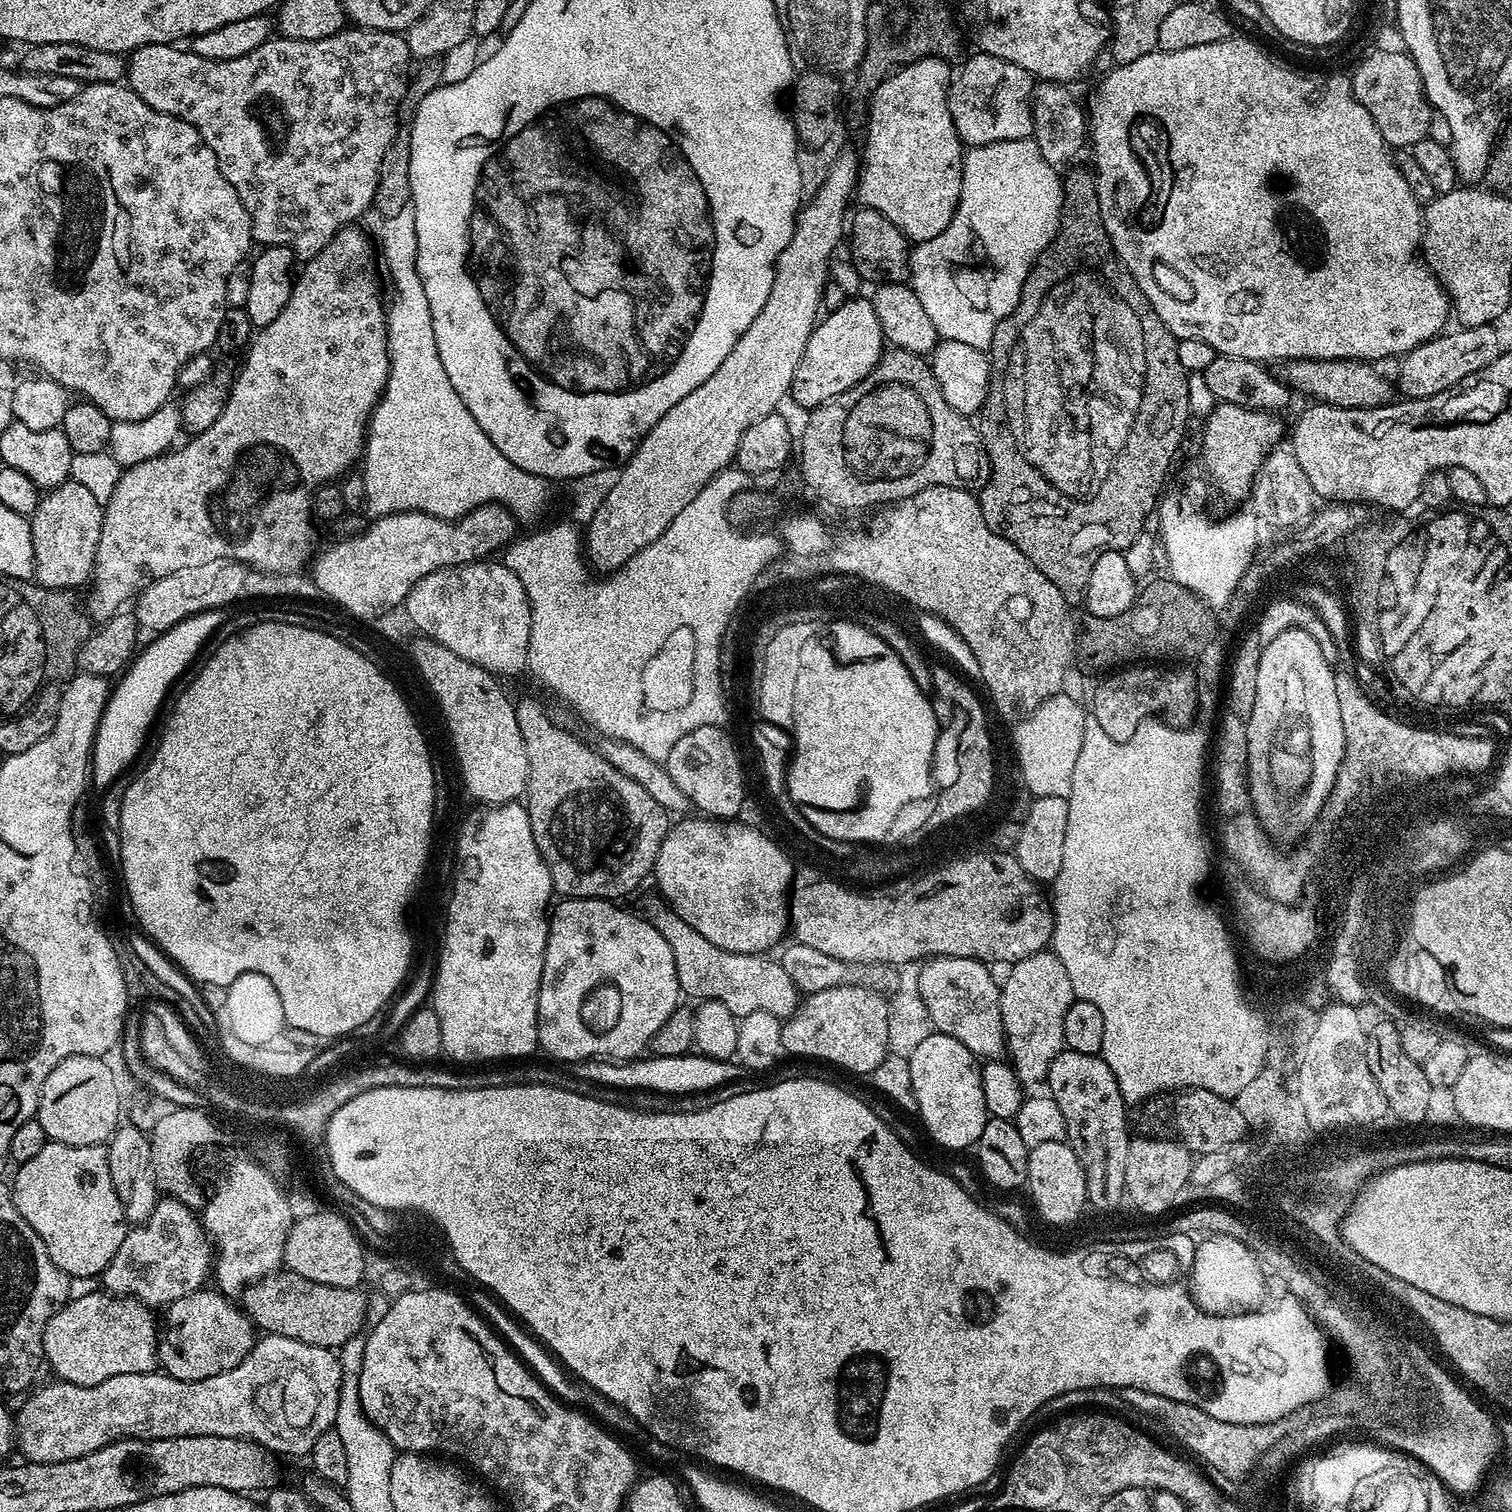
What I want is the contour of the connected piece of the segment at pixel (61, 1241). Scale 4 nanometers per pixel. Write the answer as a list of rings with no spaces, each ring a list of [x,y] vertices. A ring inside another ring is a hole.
[[[49,1142],[42,1146],[42,1150],[35,1158],[30,1158],[30,1162],[19,1165],[15,1170],[17,1171],[16,1177],[10,1180],[14,1206],[18,1206],[18,1214],[22,1214],[22,1218],[26,1218],[30,1230],[34,1230],[34,1234],[38,1234],[38,1238],[42,1238],[42,1242],[46,1246],[46,1254],[50,1254],[54,1266],[58,1266],[70,1278],[76,1278],[76,1276],[99,1277],[110,1260],[114,1258],[118,1246],[126,1238],[130,1229],[126,1214],[122,1210],[122,1202],[118,1202],[118,1190],[114,1190],[114,1182],[110,1178],[110,1162],[108,1161],[107,1147],[104,1144],[95,1144],[94,1146],[66,1146],[65,1144]]]

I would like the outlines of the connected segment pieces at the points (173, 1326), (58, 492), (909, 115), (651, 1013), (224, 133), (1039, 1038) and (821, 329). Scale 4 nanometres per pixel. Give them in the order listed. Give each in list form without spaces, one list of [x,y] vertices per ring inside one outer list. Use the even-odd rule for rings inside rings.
[[[203,1286],[196,1292],[188,1293],[185,1297],[178,1298],[177,1301],[167,1305],[164,1313],[168,1313],[165,1314],[164,1320],[162,1316],[162,1331],[159,1333],[156,1346],[156,1359],[165,1376],[173,1376],[186,1382],[205,1380],[214,1374],[234,1370],[238,1362],[242,1362],[246,1354],[250,1354],[258,1339],[257,1329],[249,1320],[243,1307],[236,1305],[235,1308],[232,1304],[235,1303],[223,1292]]]
[[[71,478],[56,488],[49,488],[43,493],[30,518],[32,525],[32,545],[34,546],[34,580],[46,588],[76,590],[79,584],[89,583],[92,567],[96,564],[98,538],[102,534],[104,510],[100,501],[81,483]]]
[[[927,56],[913,64],[897,67],[885,76],[869,102],[868,137],[864,140],[864,156],[862,152],[854,196],[857,201],[860,199],[863,207],[878,210],[878,214],[890,218],[910,242],[938,238],[938,234],[950,226],[950,218],[954,218],[960,201],[966,148],[960,142],[948,109],[948,85],[952,83],[953,75],[948,61]]]
[[[636,914],[636,922],[630,922],[630,924],[564,924],[564,922],[556,922],[554,924],[554,928],[548,928],[548,937],[546,938],[546,942],[550,942],[550,952],[546,952],[544,955],[545,958],[548,959],[548,966],[546,966],[546,974],[542,974],[542,982],[538,986],[538,1010],[542,1010],[542,1024],[536,1024],[536,1026],[542,1026],[542,1030],[536,1030],[536,1043],[538,1045],[539,1051],[542,1053],[545,1052],[548,1056],[553,1056],[556,1060],[578,1060],[578,1062],[585,1061],[595,1061],[597,1058],[607,1058],[612,1062],[629,1062],[634,1061],[637,1058],[643,1057],[645,1055],[646,1049],[651,1045],[652,1039],[654,1038],[654,1034],[658,1034],[658,1030],[662,1030],[662,1022],[666,1022],[666,1018],[670,1018],[670,1014],[674,1014],[674,1010],[681,1003],[682,993],[680,991],[680,983],[678,982],[678,970],[674,970],[674,954],[670,951],[670,946],[666,943],[666,938],[662,938],[662,934],[658,934],[658,930],[654,930],[654,926],[649,920],[645,920],[643,915]],[[602,983],[613,984],[618,990],[621,991],[621,1016],[620,1021],[617,1022],[616,1028],[610,1029],[608,1032],[596,1032],[592,1031],[592,1040],[586,1040],[586,1038],[582,1038],[582,1042],[580,1044],[572,1044],[572,1040],[574,1042],[578,1042],[578,1038],[572,1038],[572,1030],[568,1030],[568,1002],[572,1002],[572,1004],[578,1004],[578,1000],[581,1000],[582,1003],[586,1002],[587,996],[593,991],[596,987],[598,987]]]
[[[359,26],[345,27],[343,32],[330,38],[317,40],[285,40],[270,38],[258,50],[250,50],[248,56],[230,58],[229,60],[211,60],[202,58],[197,52],[185,50],[176,44],[147,44],[136,48],[126,60],[126,84],[132,89],[146,106],[171,116],[182,118],[202,134],[206,146],[214,150],[220,163],[226,182],[234,186],[238,198],[242,198],[242,206],[252,219],[252,238],[257,245],[277,244],[291,248],[300,258],[317,256],[342,228],[355,225],[356,220],[367,208],[373,207],[372,199],[378,186],[378,170],[382,170],[382,158],[386,150],[390,150],[390,142],[394,142],[400,116],[400,103],[404,100],[404,91],[410,88],[410,67],[413,56],[408,49],[408,41],[399,32],[373,32]]]
[[[1051,950],[1030,954],[1016,961],[1007,972],[1000,990],[1006,1056],[1021,1085],[1043,1085],[1048,1079],[1050,1062],[1065,1051],[1062,1021],[1074,999],[1070,974],[1066,974],[1066,966]]]
[[[871,299],[845,300],[838,310],[827,313],[812,329],[806,350],[802,350],[802,362],[798,362],[796,377],[792,379],[791,399],[796,399],[804,410],[826,403],[850,386],[862,382],[862,378],[874,370],[885,351],[886,341]]]

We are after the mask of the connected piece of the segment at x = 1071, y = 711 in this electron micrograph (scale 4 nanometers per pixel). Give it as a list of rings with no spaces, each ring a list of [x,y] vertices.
[[[1063,692],[1056,693],[1048,699],[1048,704],[1032,720],[1020,726],[1018,744],[1020,744],[1020,754],[1024,762],[1021,780],[1028,780],[1032,790],[1042,792],[1042,794],[1066,794],[1068,792],[1070,778],[1072,778],[1072,766],[1074,766],[1078,748],[1080,748],[1080,738],[1082,738],[1082,714],[1076,708],[1079,701]]]

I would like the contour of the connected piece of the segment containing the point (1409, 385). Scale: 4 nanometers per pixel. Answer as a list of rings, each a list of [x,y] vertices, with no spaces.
[[[1483,324],[1482,326],[1474,326],[1473,328],[1457,327],[1457,332],[1453,330],[1445,331],[1439,336],[1435,336],[1433,340],[1428,340],[1424,344],[1419,344],[1414,350],[1405,352],[1400,364],[1400,384],[1398,380],[1398,388],[1400,388],[1405,397],[1414,400],[1424,400],[1427,396],[1434,394],[1442,394],[1443,392],[1451,392],[1453,388],[1469,380],[1471,376],[1481,372],[1486,366],[1490,366],[1490,362],[1494,362],[1502,351],[1500,345],[1500,336],[1495,332],[1492,324]]]

